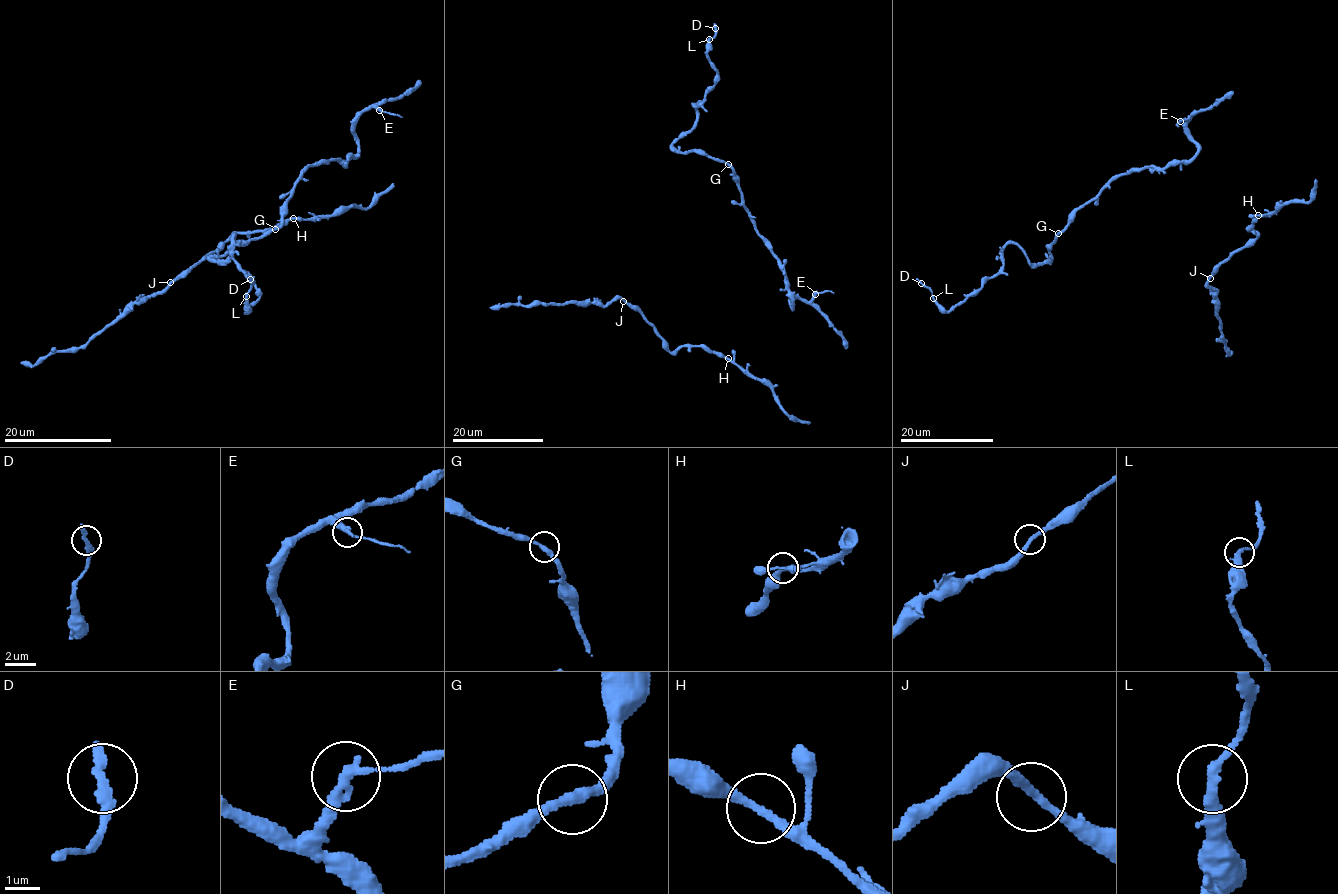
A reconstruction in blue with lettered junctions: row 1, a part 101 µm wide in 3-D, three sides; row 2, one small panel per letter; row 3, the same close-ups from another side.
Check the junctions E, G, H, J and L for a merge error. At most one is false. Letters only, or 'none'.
L

